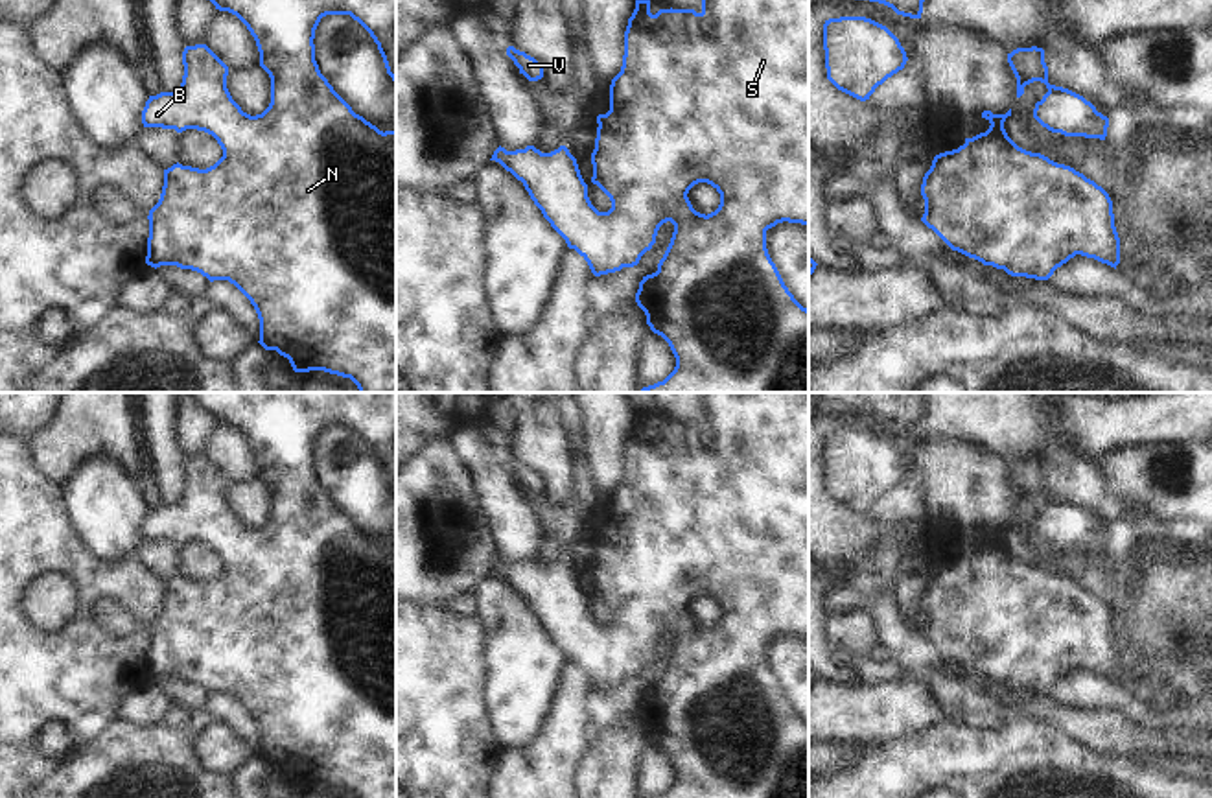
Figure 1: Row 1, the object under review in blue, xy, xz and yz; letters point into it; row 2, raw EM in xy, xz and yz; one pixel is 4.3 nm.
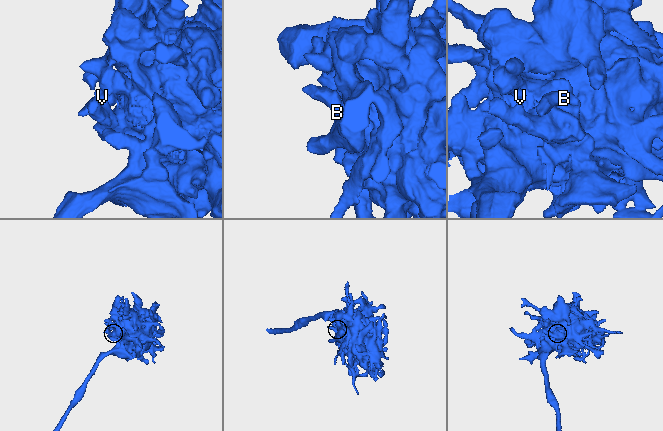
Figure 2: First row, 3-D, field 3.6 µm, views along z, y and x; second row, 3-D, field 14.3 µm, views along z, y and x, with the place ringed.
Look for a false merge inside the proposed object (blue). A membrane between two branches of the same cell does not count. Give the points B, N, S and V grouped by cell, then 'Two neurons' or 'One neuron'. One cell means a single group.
Groups: B N S V. One neuron

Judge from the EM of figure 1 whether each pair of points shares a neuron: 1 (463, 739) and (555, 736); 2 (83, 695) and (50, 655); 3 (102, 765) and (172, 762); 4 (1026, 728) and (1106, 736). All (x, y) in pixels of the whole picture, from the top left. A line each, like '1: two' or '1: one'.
1: two
2: one
3: one
4: two

